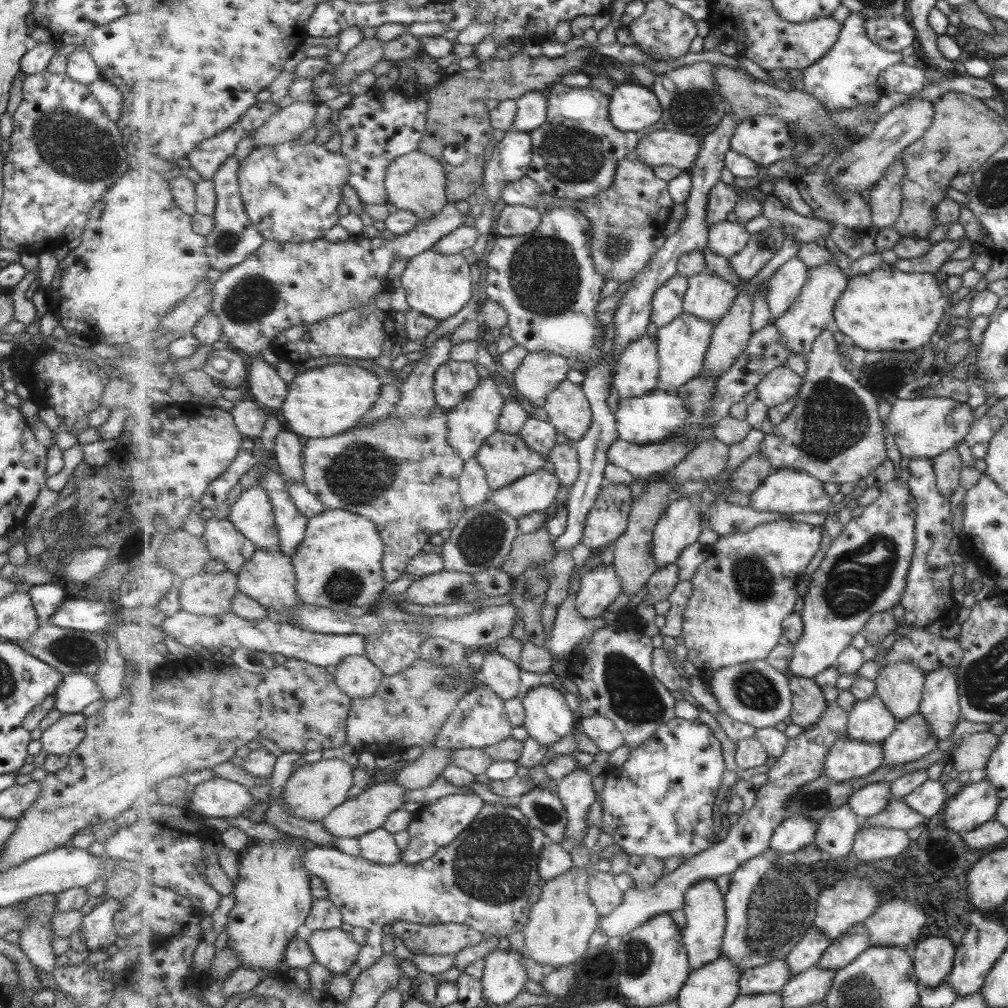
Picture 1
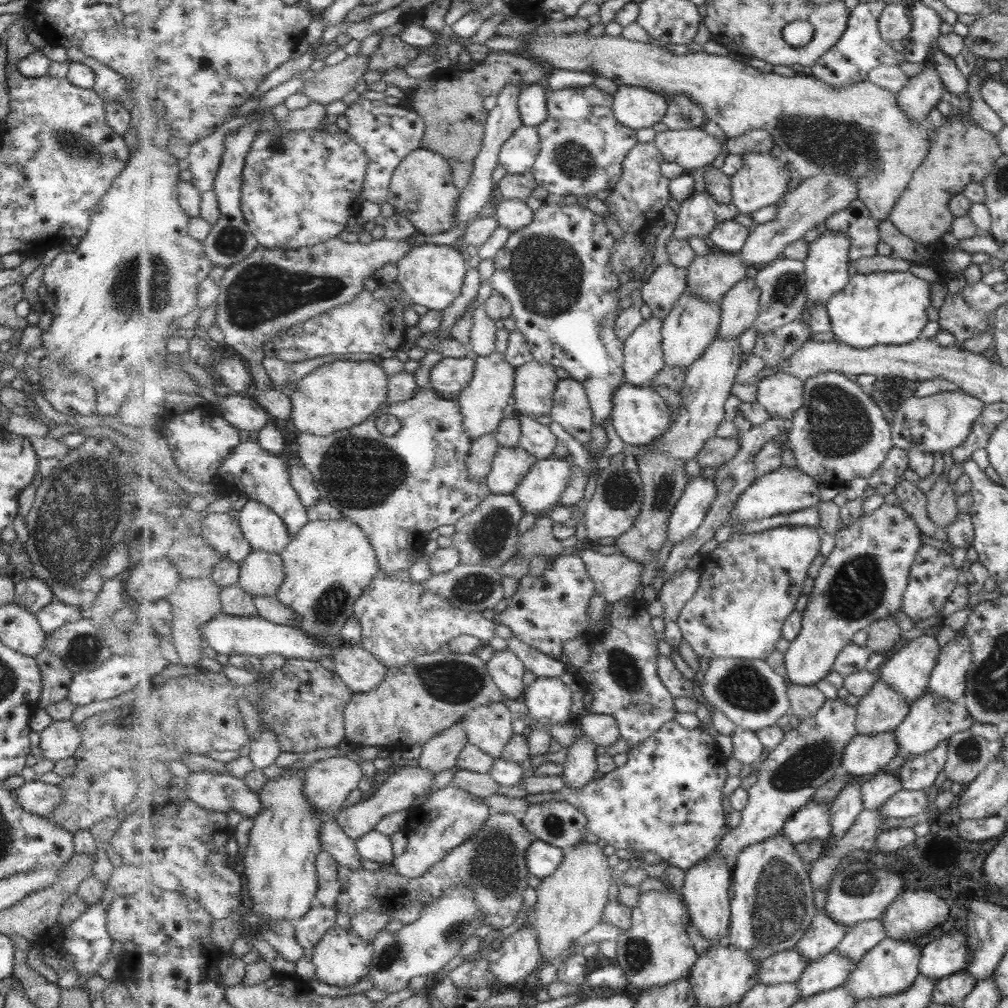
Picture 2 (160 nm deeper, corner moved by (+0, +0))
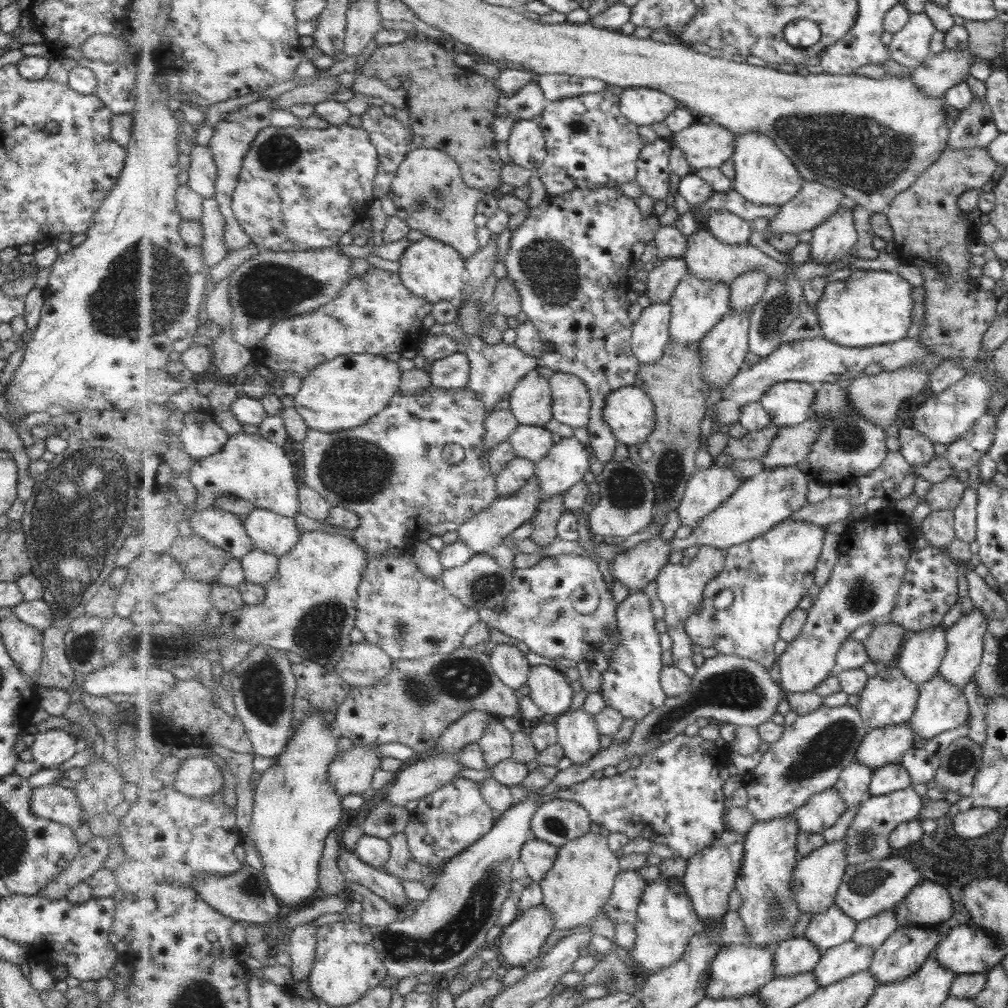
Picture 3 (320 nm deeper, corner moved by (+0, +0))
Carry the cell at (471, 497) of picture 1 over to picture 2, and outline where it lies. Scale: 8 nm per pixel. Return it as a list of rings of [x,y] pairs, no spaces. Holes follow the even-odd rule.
[[[491,433],[472,441],[472,449],[467,458],[467,470],[473,482],[481,484],[488,480],[495,455],[500,447],[494,435]]]

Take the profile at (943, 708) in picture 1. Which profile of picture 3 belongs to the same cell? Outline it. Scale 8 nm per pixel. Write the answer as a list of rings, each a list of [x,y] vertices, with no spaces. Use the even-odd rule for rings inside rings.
[[[973,609],[945,630],[946,651],[938,674],[960,690],[971,680],[981,662],[986,619],[978,609]]]

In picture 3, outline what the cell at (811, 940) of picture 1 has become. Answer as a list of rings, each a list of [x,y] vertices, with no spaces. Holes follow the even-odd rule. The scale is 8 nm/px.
[[[836,904],[821,914],[812,916],[804,936],[817,944],[822,953],[844,942],[851,941],[858,922],[847,916]]]

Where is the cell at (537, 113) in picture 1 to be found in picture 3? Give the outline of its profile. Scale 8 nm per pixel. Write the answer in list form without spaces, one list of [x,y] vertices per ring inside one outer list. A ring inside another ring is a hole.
[[[529,83],[527,86],[524,86],[519,90],[518,93],[511,95],[510,97],[506,97],[505,95],[501,95],[499,97],[499,104],[503,106],[508,112],[511,112],[515,117],[520,119],[531,119],[537,121],[541,118],[543,112],[547,108],[551,102],[545,98],[543,89],[539,86],[539,83]]]

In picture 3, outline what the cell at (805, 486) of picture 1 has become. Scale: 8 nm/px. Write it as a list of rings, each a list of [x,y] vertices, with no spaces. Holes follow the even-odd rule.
[[[796,465],[765,469],[759,475],[742,482],[742,487],[734,492],[721,506],[718,506],[710,515],[704,516],[698,527],[691,530],[686,538],[670,540],[672,548],[671,558],[677,559],[679,551],[691,546],[711,546],[720,549],[737,547],[739,544],[767,534],[772,528],[784,520],[791,518],[794,512],[805,507],[809,494],[809,473],[801,472]]]

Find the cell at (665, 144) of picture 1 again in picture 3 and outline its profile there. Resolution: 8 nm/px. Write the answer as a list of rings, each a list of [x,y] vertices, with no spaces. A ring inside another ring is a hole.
[[[694,122],[685,130],[672,134],[673,147],[679,147],[687,155],[689,164],[694,169],[721,168],[735,154],[736,138],[727,128],[720,124],[710,122],[707,124]]]

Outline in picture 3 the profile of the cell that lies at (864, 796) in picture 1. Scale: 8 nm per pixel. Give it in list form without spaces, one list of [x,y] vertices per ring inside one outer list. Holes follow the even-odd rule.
[[[893,763],[874,770],[870,792],[875,796],[891,794],[913,786],[909,771],[900,763]]]

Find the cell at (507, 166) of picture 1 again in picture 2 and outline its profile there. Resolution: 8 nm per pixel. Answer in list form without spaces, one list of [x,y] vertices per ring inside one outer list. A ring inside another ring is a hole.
[[[524,124],[502,146],[499,166],[509,174],[525,174],[534,167],[540,148],[537,128]]]

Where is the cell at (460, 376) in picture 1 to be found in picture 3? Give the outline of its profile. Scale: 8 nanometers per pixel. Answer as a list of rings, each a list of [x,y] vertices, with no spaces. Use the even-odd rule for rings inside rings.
[[[461,352],[433,362],[429,372],[432,385],[445,390],[468,387],[470,375],[471,362]]]

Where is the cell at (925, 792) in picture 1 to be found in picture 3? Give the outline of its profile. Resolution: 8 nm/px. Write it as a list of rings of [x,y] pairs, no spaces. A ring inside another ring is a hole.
[[[913,786],[896,790],[891,794],[881,796],[872,795],[867,799],[854,816],[854,821],[846,831],[847,838],[847,862],[849,865],[863,864],[868,860],[883,860],[888,859],[898,852],[894,851],[890,846],[890,835],[895,831],[895,828],[906,821],[911,821],[921,814],[924,808],[923,797],[919,796],[913,789]]]

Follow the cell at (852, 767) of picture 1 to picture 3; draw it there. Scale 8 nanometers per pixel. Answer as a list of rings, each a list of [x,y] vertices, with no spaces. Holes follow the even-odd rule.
[[[910,721],[890,727],[871,728],[858,748],[857,761],[873,770],[900,763],[903,755],[916,741]]]

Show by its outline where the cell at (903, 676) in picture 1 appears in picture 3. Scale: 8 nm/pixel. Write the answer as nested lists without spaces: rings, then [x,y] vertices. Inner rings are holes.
[[[939,625],[914,631],[900,652],[899,667],[918,686],[931,680],[946,651],[945,630]]]

